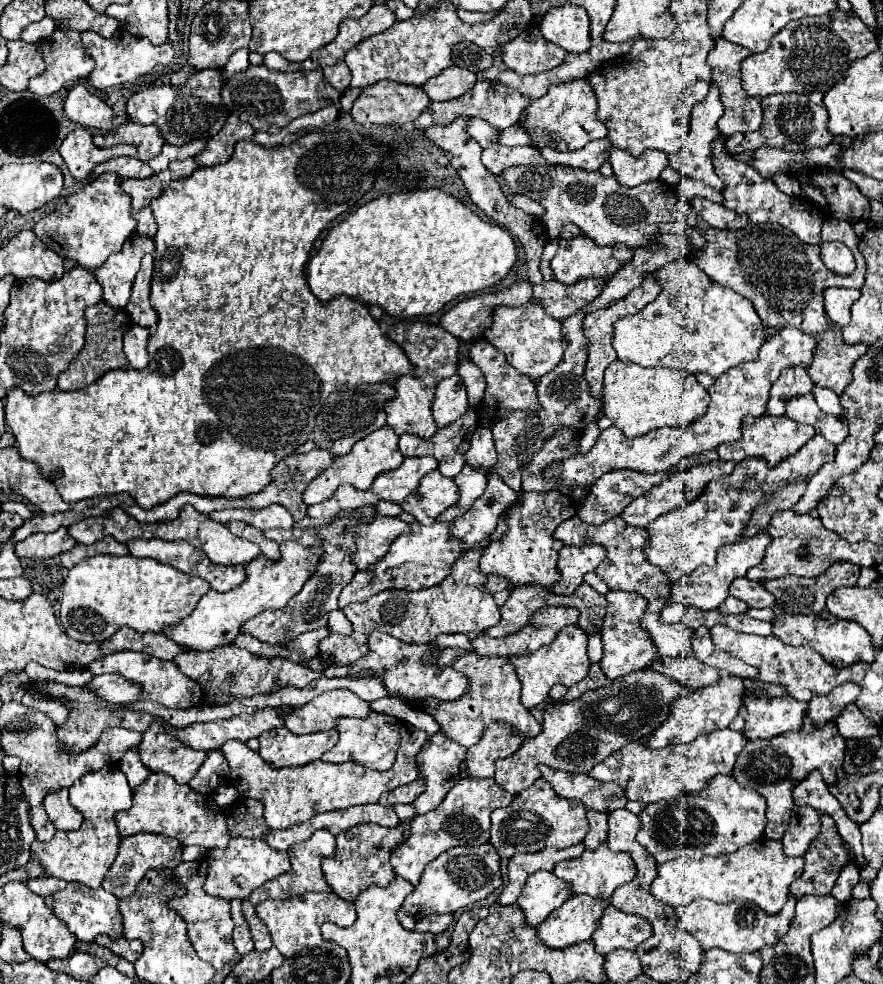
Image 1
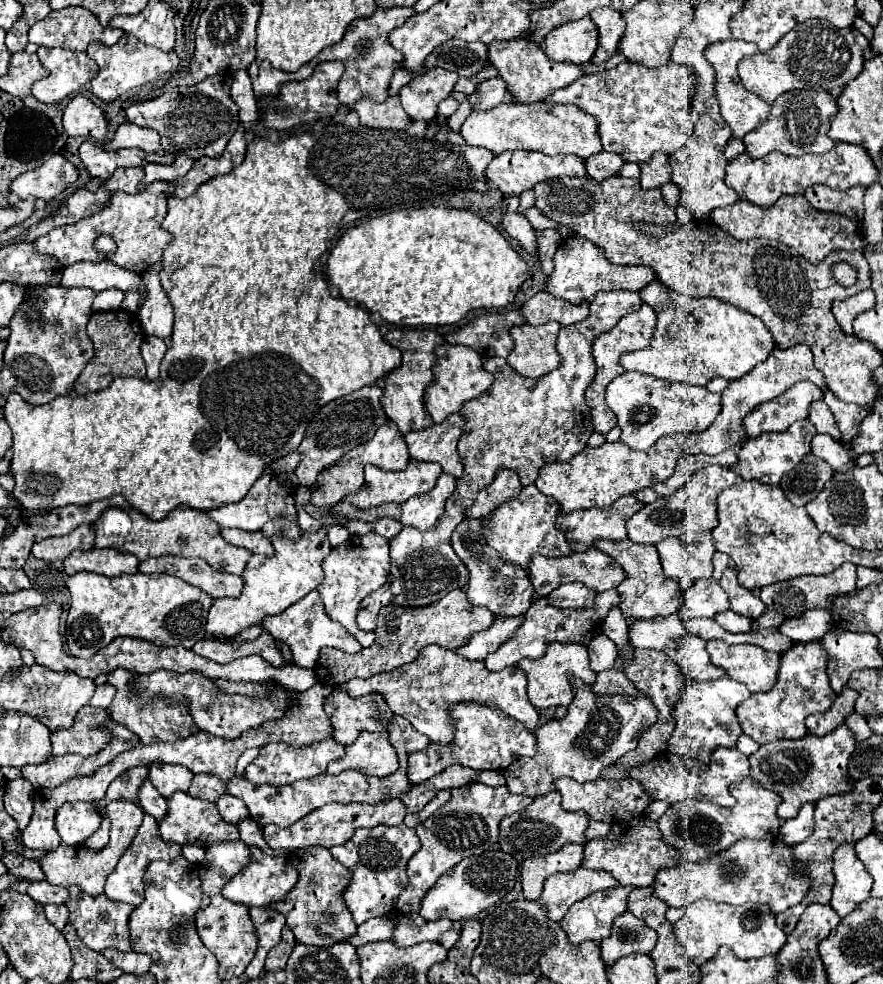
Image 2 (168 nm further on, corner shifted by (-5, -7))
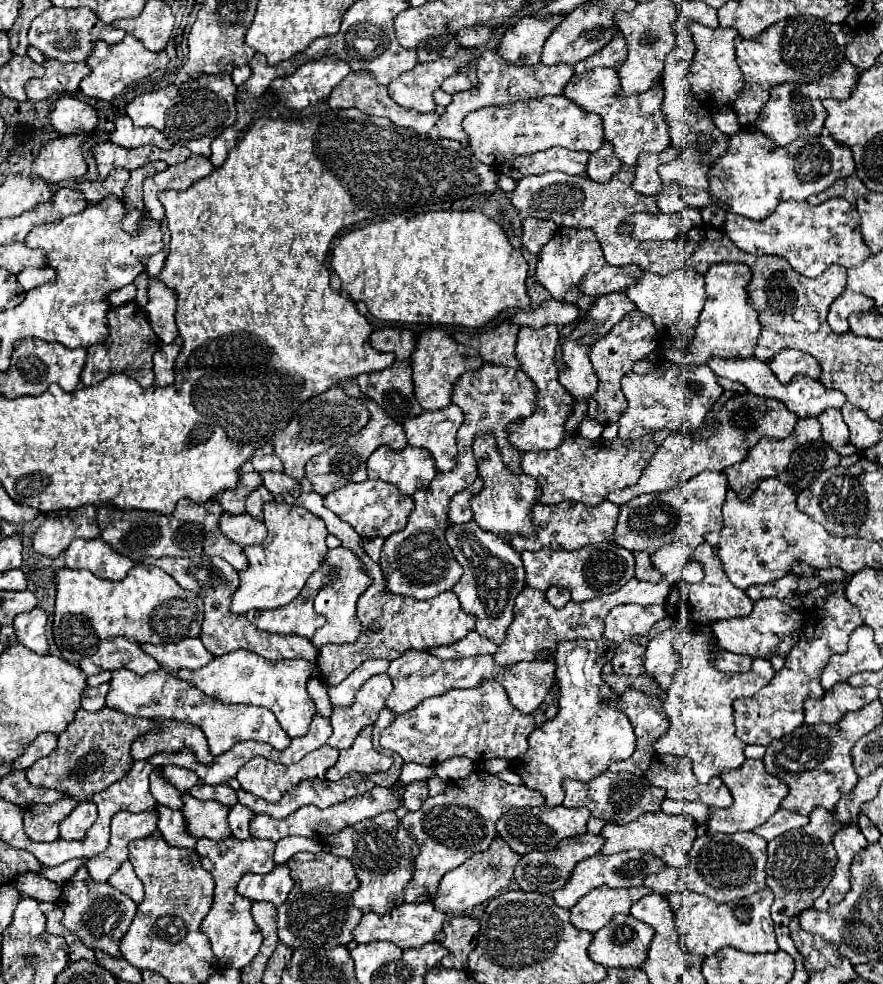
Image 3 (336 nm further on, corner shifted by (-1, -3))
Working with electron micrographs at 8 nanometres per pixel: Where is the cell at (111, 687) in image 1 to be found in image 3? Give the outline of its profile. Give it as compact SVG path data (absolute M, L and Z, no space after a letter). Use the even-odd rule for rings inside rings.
M102 683L98 687L86 687L82 693L82 709L86 711L98 711L104 707L106 693L108 693L108 683Z

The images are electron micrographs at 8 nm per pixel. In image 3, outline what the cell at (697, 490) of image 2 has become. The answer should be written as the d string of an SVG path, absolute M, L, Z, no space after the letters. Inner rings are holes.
M702 471L690 481L676 485L664 493L650 493L632 499L620 507L616 543L630 551L648 551L650 555L670 541L690 543L692 547L704 543L704 535L722 527L722 503L726 499L728 481L722 471Z

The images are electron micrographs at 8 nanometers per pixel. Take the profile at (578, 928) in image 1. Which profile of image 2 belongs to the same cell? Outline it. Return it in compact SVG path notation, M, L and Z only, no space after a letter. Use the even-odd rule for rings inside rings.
M614 887L606 891L596 891L586 899L574 903L566 917L560 921L572 945L586 939L602 941L610 935L612 923L618 915L626 911L628 895L634 887Z

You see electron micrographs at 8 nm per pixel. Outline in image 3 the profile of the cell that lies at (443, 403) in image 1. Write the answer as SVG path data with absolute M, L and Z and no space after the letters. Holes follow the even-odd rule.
M426 329L418 335L416 351L412 353L412 371L414 371L414 391L418 403L426 411L438 411L450 405L452 401L452 389L460 375L468 371L478 371L484 365L482 359L478 359L478 353L466 345L456 343L448 333L438 329Z

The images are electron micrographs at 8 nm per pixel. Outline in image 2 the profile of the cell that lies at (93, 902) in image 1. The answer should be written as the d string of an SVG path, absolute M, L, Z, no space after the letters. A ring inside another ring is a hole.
M70 887L68 889L70 897L64 903L70 911L70 923L76 929L78 937L92 949L92 951L104 951L108 947L120 951L120 953L128 953L132 951L130 939L128 939L128 919L132 913L132 905L126 903L116 903L110 901L106 895L98 895L98 897L90 897L86 893L80 891L80 887Z

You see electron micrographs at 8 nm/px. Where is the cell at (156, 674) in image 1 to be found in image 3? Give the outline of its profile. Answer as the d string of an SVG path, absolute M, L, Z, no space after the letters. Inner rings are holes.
M160 719L158 721L158 731L150 731L146 735L140 735L138 739L134 739L134 745L130 747L130 755L134 759L146 759L154 753L166 751L180 751L180 749L192 749L196 753L198 759L202 759L202 763L210 763L214 757L208 751L208 743L204 733L190 723L180 723L180 721L172 721L172 719Z

